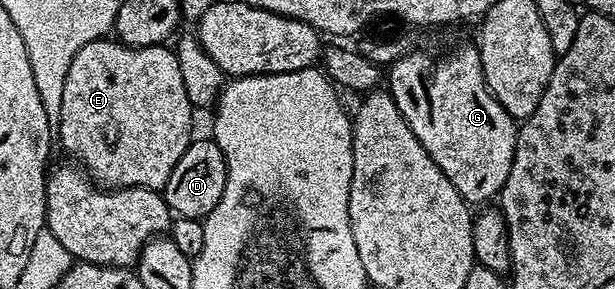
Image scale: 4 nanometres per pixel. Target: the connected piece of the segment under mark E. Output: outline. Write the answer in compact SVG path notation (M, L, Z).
M119 40L104 45L99 41L83 46L66 72L66 84L60 89L59 145L61 142L101 187L141 186L163 191L174 164L194 141L194 107L182 84L175 49L164 44L126 46Z

